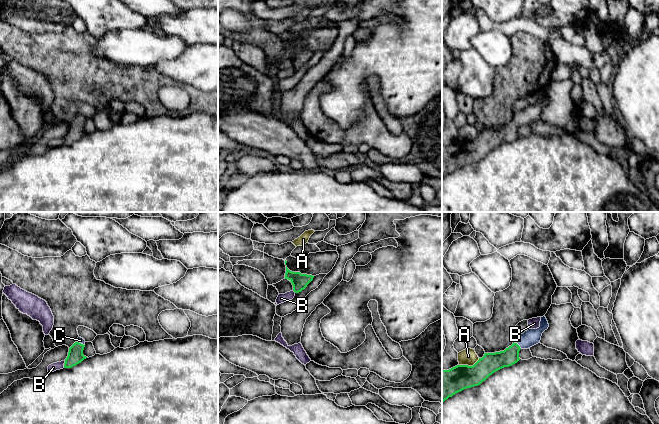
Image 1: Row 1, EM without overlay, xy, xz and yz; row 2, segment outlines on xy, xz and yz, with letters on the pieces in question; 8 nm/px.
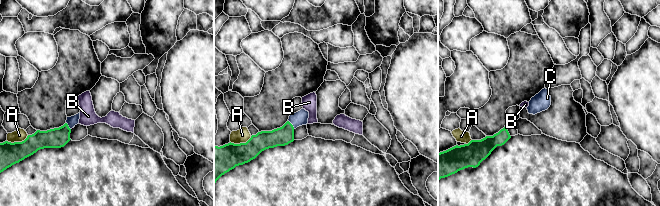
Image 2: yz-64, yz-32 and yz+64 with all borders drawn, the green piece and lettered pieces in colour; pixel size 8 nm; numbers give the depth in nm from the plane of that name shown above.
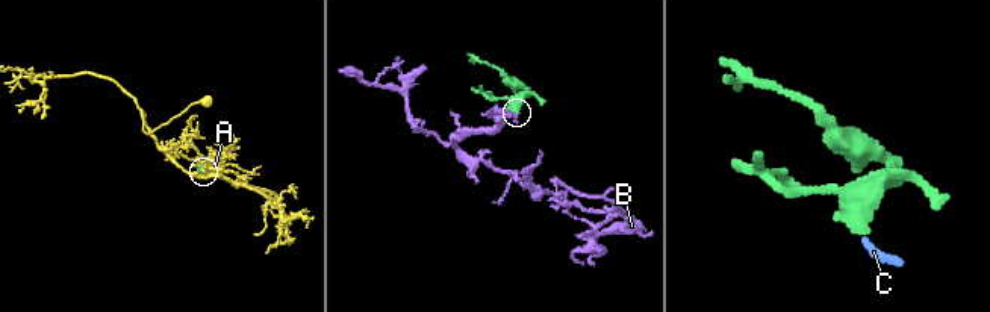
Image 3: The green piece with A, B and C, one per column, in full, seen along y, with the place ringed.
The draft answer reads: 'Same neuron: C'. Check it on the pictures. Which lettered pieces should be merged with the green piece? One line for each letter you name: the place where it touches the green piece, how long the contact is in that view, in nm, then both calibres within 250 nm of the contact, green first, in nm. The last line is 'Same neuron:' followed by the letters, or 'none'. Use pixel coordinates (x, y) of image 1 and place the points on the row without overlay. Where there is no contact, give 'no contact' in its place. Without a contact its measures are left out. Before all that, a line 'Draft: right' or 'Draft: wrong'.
Draft: right
C: contact yz (517, 120); length 90 nm; calibres 160 and 140 nm
Same neuron: C

